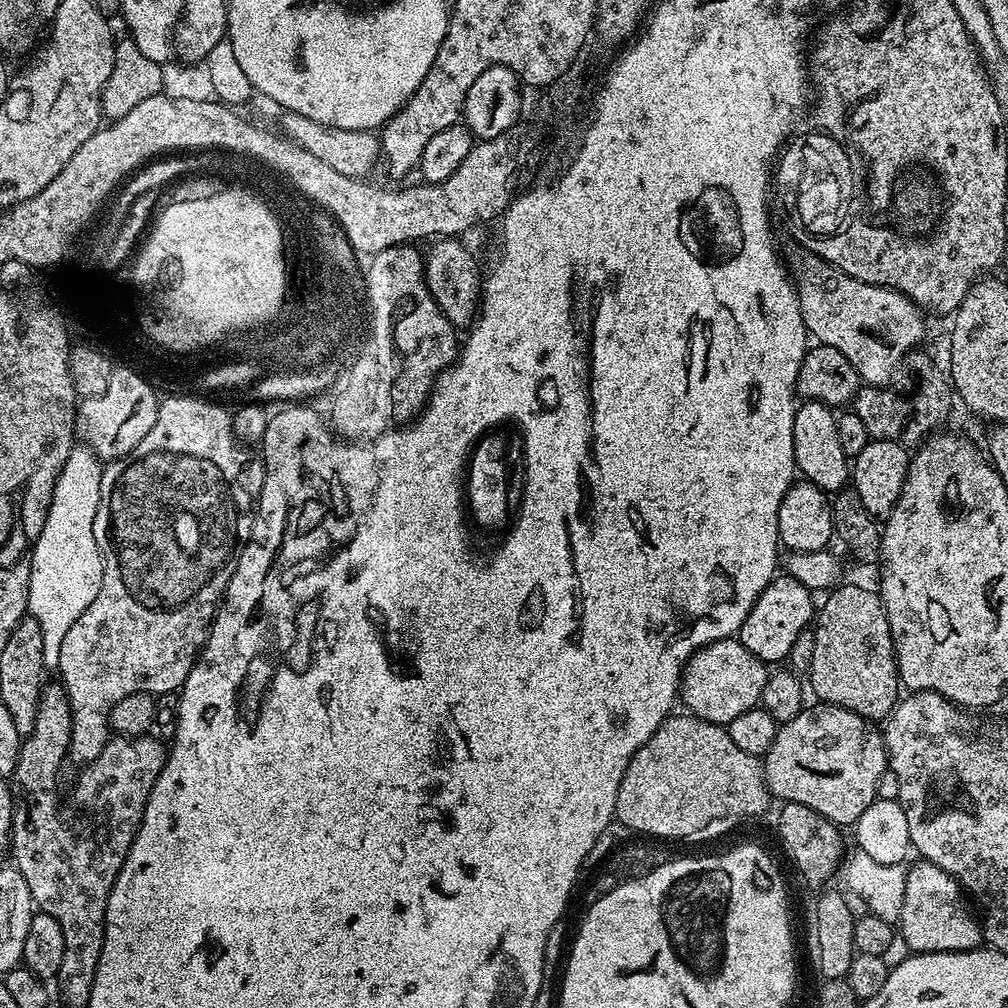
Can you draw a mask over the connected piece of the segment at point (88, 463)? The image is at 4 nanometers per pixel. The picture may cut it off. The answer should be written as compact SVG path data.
M72 451L58 474L48 517L30 553L32 569L28 579L28 612L42 630L42 658L48 670L59 665L62 642L70 626L78 622L102 586L104 557L94 538L101 471L101 461L93 452Z

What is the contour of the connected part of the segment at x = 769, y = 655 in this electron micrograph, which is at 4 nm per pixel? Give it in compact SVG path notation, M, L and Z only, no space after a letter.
M780 574L769 582L766 590L754 602L750 614L746 614L746 622L742 622L738 639L750 654L754 654L759 660L769 666L787 661L794 642L798 642L798 634L809 631L814 620L814 604L812 608L814 592L808 589L800 581L796 581L790 575Z

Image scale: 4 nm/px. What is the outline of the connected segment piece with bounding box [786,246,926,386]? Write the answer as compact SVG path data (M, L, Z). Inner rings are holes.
M808 247L786 252L786 267L796 285L800 309L813 341L842 350L868 386L888 386L892 371L924 340L925 313L909 296L893 288L867 284L827 264ZM916 344L916 345L915 345Z

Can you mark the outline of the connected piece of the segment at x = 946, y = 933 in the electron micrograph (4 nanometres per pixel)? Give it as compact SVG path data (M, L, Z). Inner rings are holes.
M917 859L915 861L916 865L911 865L908 868L908 873L906 874L906 898L902 898L902 914L898 921L898 935L906 940L906 946L912 954L917 952L969 952L971 948L981 947L982 944L982 924L979 919L976 920L972 917L972 912L968 909L968 904L964 901L964 896L966 897L965 889L960 887L959 882L955 880L953 876L949 874L946 870L942 870L938 866L934 866L929 860Z

